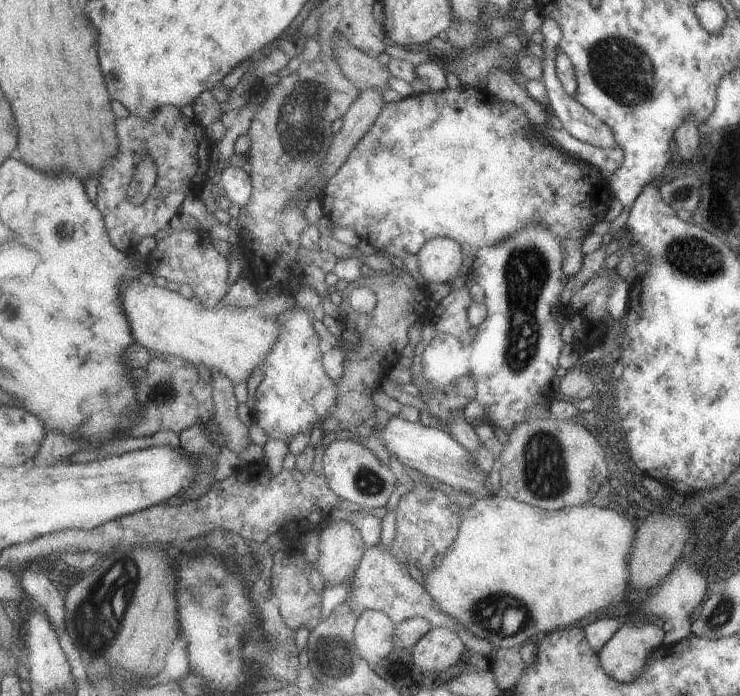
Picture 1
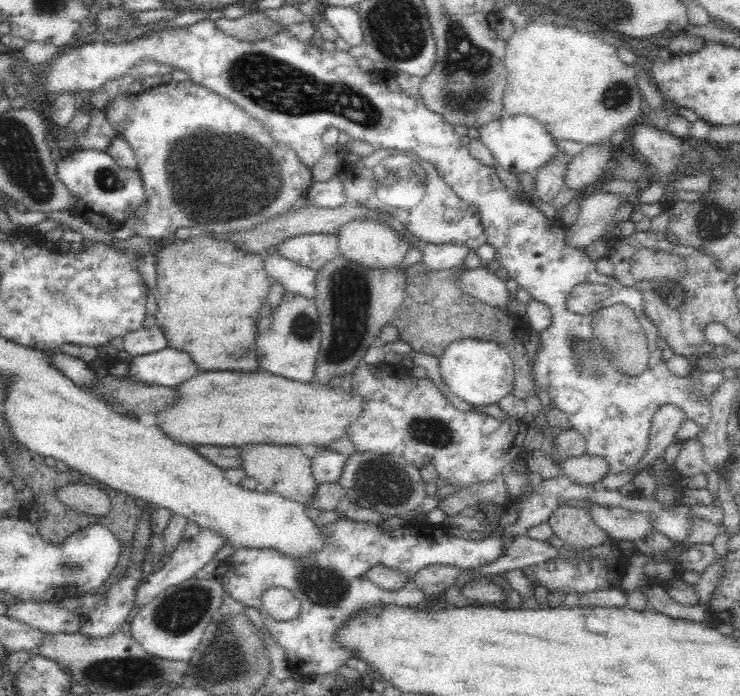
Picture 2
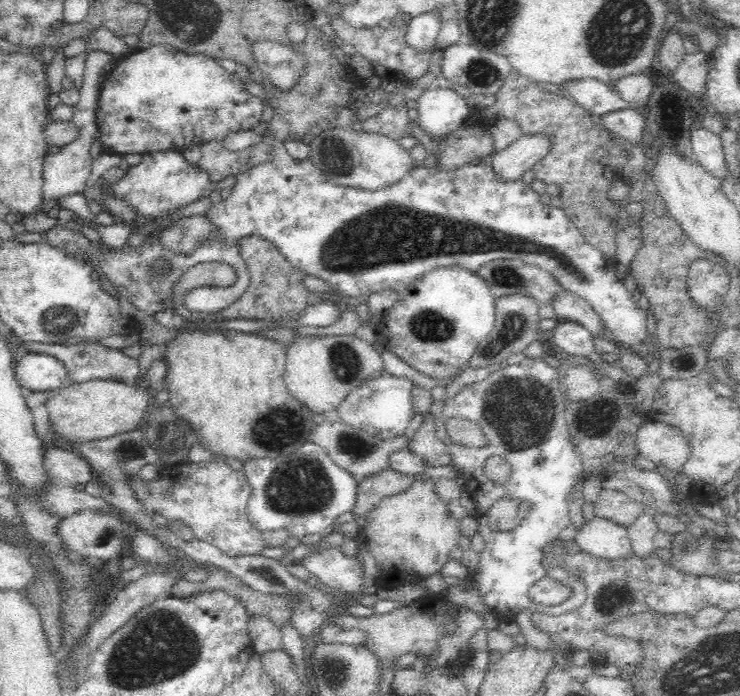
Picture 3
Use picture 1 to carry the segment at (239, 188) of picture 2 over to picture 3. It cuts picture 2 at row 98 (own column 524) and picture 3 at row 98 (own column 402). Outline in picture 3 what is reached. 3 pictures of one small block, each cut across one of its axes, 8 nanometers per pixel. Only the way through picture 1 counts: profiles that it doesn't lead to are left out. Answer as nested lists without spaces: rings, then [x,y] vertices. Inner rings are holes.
[[[158,44],[158,46],[142,46],[142,52],[136,52],[136,54],[130,54],[128,58],[122,58],[122,62],[112,70],[112,74],[108,74],[108,80],[104,80],[100,84],[100,92],[98,92],[98,118],[96,118],[96,126],[100,130],[100,140],[102,140],[102,152],[108,152],[108,154],[150,154],[150,152],[156,152],[156,150],[164,150],[164,148],[174,148],[174,150],[184,150],[188,146],[194,146],[194,144],[202,144],[202,142],[208,142],[208,140],[224,140],[224,136],[228,136],[230,132],[238,132],[238,130],[252,130],[256,124],[260,124],[262,120],[262,112],[264,112],[264,104],[260,98],[248,94],[244,90],[244,82],[240,78],[236,78],[236,74],[228,74],[222,66],[220,66],[220,60],[214,60],[210,56],[204,56],[204,54],[196,54],[196,52],[184,52],[176,46],[164,46],[164,44]]]

